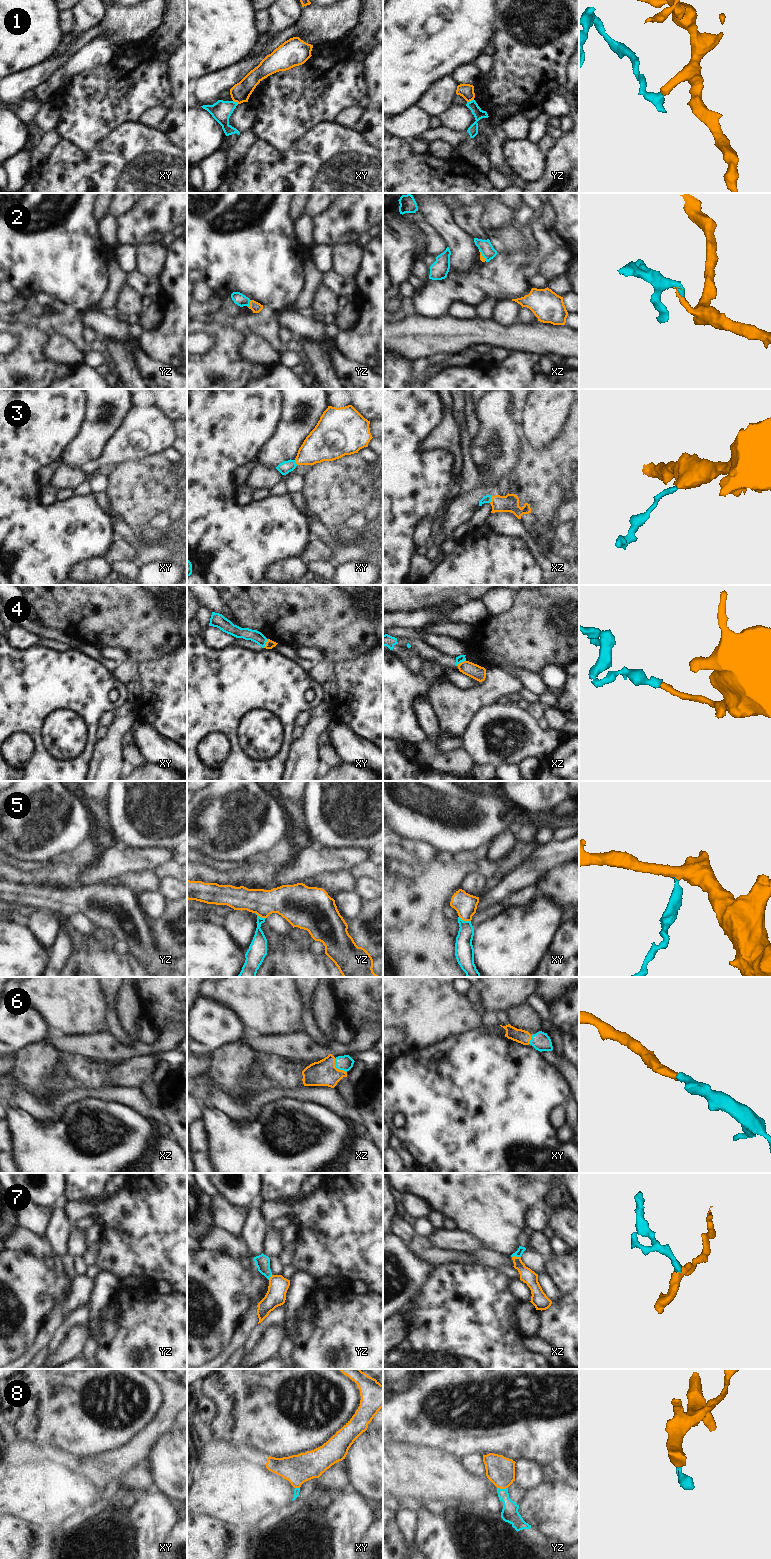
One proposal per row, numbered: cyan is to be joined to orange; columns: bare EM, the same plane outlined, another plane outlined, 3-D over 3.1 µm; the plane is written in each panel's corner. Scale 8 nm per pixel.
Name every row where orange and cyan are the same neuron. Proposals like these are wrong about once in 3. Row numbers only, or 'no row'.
2, 3, 4, 5, 6, 7, 8

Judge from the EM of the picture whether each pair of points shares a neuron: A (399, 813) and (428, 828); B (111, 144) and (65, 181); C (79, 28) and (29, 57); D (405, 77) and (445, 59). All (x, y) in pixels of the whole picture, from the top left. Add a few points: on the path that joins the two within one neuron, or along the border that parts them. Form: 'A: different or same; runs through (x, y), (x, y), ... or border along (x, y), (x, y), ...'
A: same; runs through (406, 820), (421, 821)
B: same; runs through (100, 155), (76, 179)
C: different; border along (64, 34), (54, 53)
D: same; runs through (415, 67), (423, 59), (435, 59)

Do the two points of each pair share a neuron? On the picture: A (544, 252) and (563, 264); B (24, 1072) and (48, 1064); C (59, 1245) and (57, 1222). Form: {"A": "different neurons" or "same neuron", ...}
{"A": "different neurons", "B": "same neuron", "C": "same neuron"}

